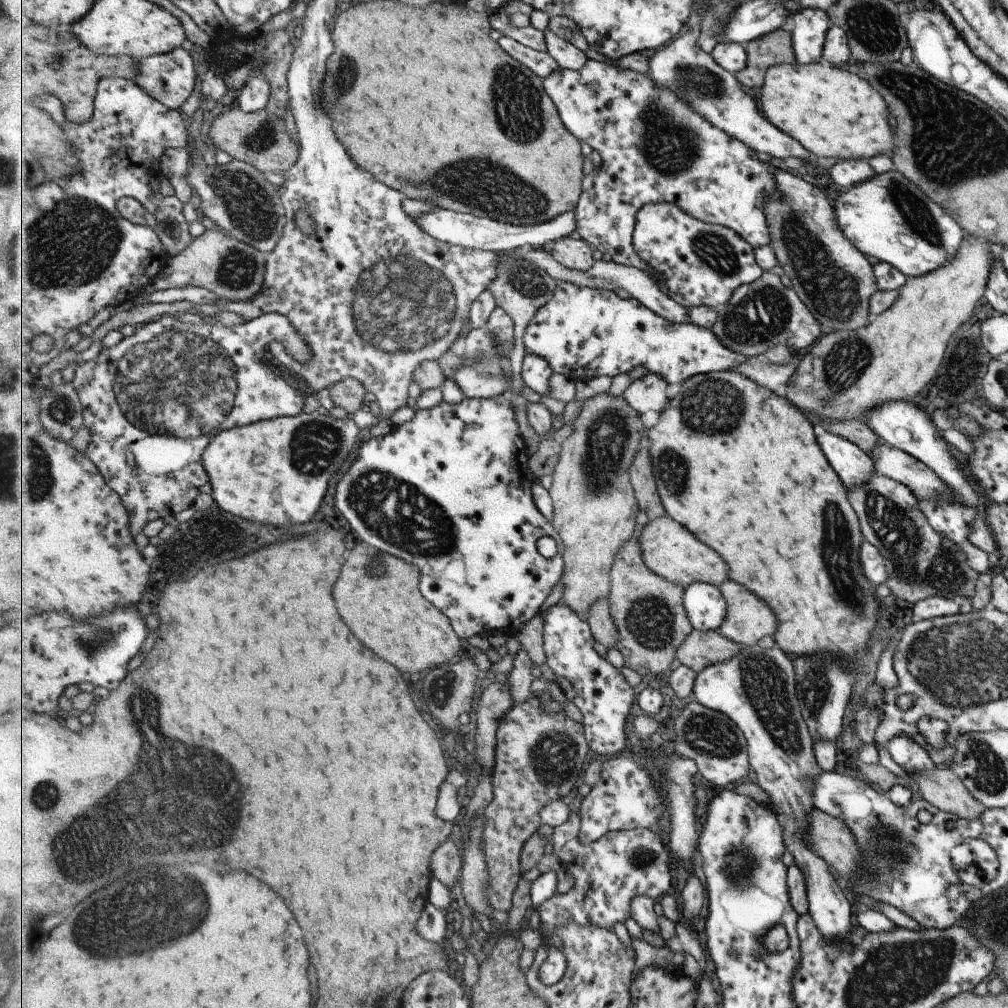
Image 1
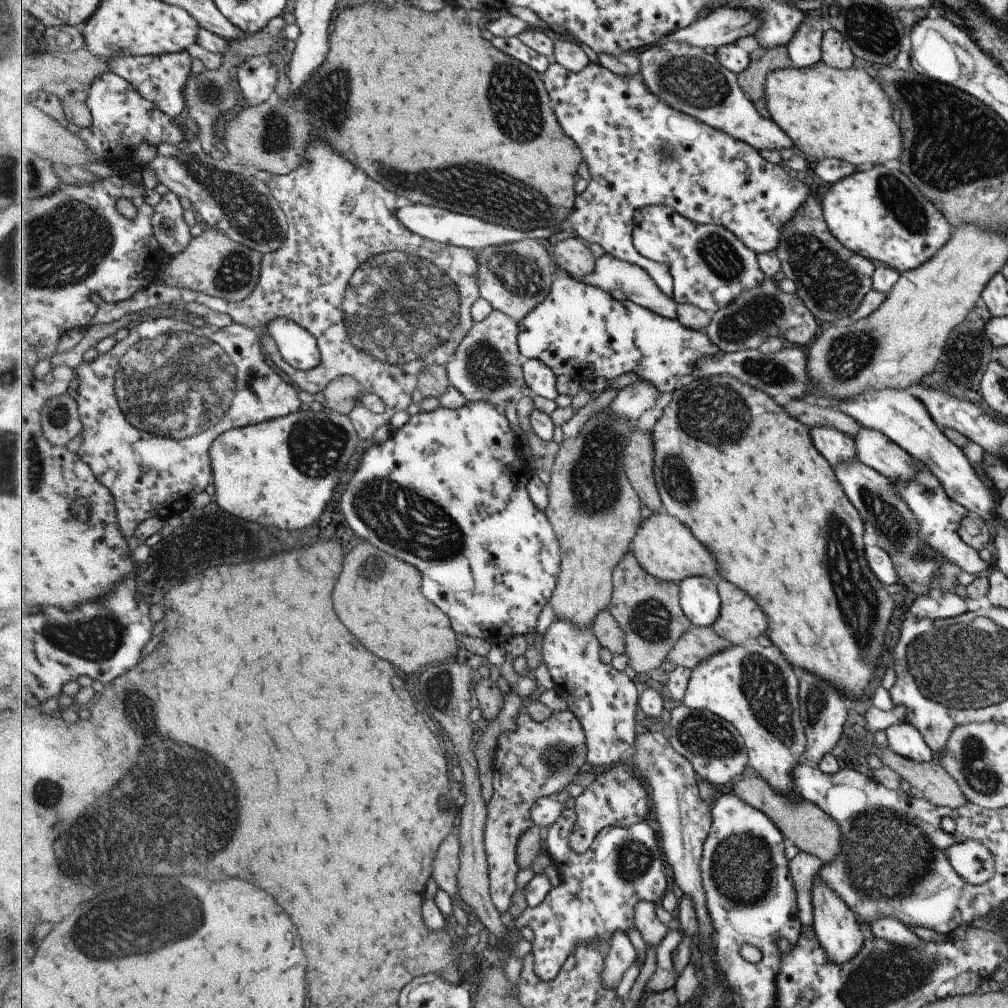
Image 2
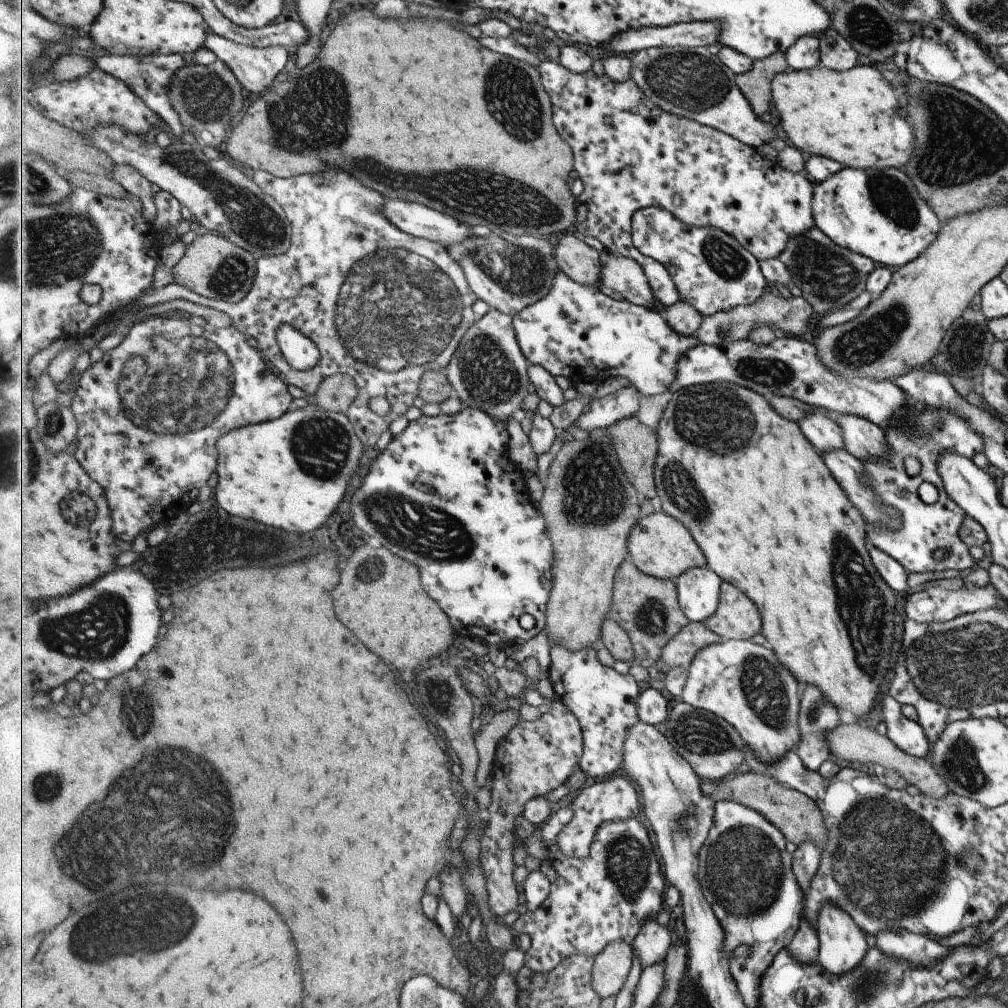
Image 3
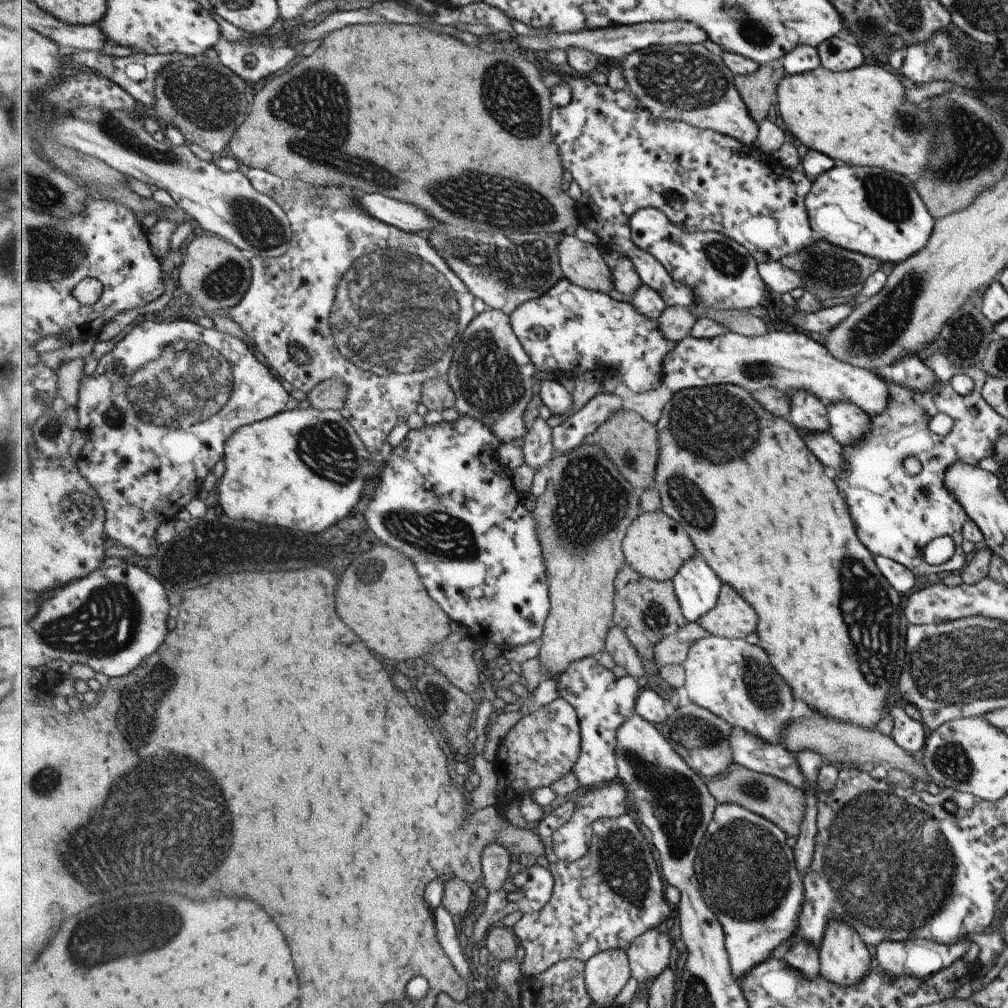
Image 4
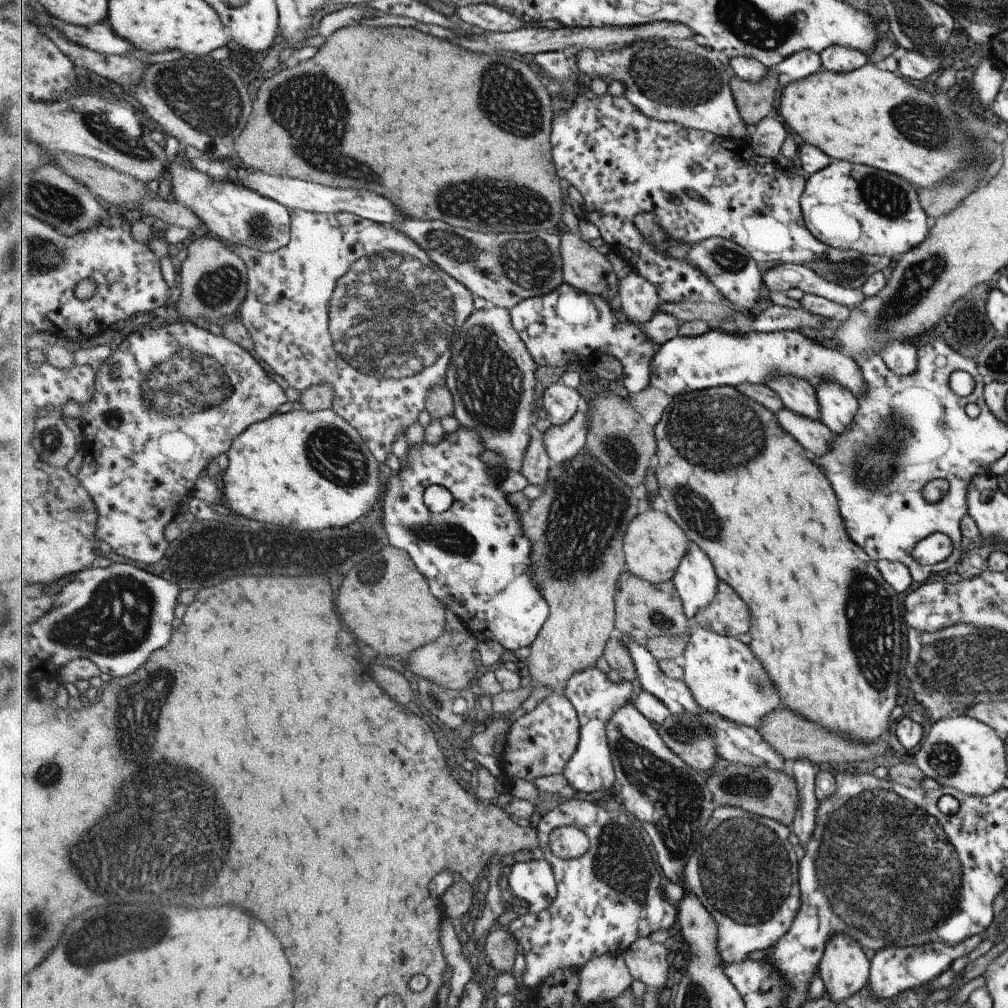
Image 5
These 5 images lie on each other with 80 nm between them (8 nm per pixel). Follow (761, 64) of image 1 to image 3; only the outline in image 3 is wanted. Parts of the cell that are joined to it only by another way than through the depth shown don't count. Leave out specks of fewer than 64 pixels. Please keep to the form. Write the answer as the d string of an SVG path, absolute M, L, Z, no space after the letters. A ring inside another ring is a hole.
M778 52L770 57L755 59L751 70L738 74L738 85L749 99L756 113L761 116L767 112L772 101L771 81L775 76L788 70L785 53Z

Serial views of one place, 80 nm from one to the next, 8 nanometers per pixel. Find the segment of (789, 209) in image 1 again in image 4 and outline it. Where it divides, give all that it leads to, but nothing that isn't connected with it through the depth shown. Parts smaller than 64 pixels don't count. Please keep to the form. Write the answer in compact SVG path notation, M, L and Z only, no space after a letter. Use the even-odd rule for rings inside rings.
M817 239L798 253L783 257L780 264L795 271L804 283L804 292L809 293L819 304L833 306L859 295L864 279L879 269L876 258L854 253L842 247L836 247L823 239Z

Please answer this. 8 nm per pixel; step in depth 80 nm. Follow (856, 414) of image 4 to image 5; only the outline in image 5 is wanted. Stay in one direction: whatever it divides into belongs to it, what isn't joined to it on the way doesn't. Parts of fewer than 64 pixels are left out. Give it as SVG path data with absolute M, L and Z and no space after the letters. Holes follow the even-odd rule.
M817 383L814 388L820 422L838 435L854 421L858 400L837 383Z

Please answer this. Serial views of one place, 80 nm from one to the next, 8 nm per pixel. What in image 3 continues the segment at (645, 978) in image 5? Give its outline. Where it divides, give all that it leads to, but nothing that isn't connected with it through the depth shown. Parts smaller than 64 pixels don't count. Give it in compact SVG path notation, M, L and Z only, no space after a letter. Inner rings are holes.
M655 919L645 921L633 944L639 956L641 968L657 963L665 964L674 943L669 928L661 926Z

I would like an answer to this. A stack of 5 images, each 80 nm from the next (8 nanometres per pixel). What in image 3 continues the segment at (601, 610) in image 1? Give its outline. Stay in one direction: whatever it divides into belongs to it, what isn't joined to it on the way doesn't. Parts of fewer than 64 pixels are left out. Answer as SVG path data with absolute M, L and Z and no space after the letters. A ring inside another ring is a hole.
M611 618L602 624L601 644L605 646L615 660L622 660L633 664L634 646L629 633Z

